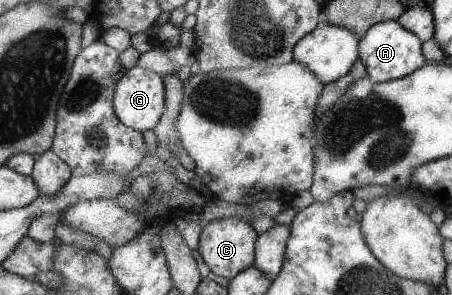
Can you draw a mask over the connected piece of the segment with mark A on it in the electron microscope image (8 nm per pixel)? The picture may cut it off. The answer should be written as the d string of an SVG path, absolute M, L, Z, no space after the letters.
M396 20L379 21L359 39L358 59L363 63L366 74L375 83L382 83L411 74L426 63L422 53L422 41L415 33L403 28Z

